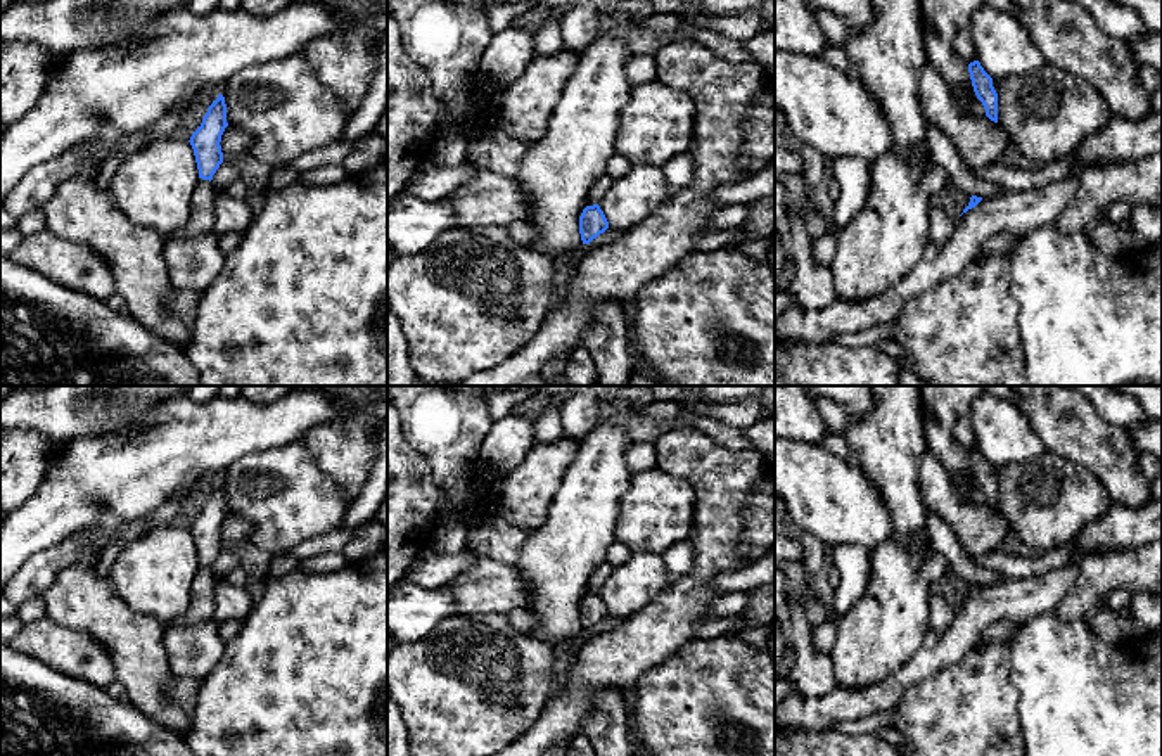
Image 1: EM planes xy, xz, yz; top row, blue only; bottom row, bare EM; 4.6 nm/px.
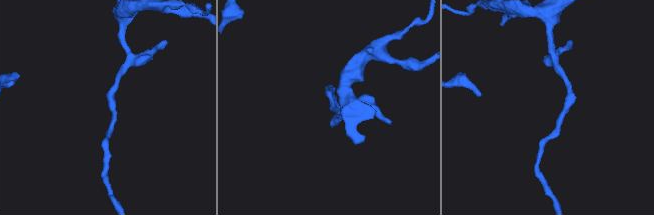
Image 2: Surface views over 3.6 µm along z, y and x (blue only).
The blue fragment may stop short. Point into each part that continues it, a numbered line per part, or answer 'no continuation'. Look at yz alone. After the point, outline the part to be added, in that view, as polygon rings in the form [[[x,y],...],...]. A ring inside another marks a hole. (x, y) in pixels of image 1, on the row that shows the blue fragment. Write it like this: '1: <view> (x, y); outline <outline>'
no continuation

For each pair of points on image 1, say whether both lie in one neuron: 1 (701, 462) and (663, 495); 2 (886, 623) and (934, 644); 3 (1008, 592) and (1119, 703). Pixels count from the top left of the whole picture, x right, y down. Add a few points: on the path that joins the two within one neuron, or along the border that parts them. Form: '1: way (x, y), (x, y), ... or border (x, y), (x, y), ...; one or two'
1: border (656, 467), (689, 483), (694, 492), (694, 518); two
2: border (929, 630), (920, 646), (896, 670); two
3: border (1053, 611), (1034, 615), (1019, 625); two

